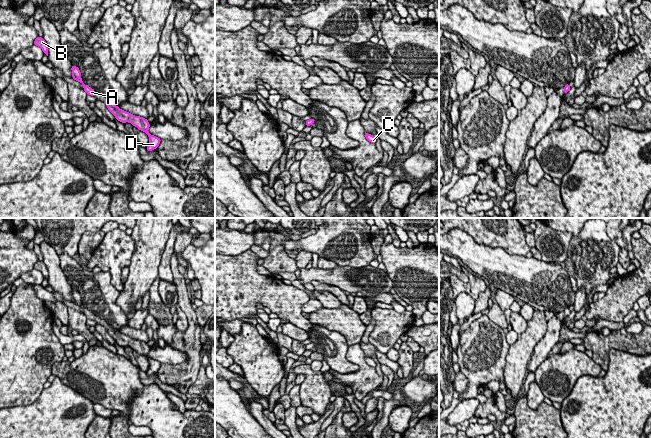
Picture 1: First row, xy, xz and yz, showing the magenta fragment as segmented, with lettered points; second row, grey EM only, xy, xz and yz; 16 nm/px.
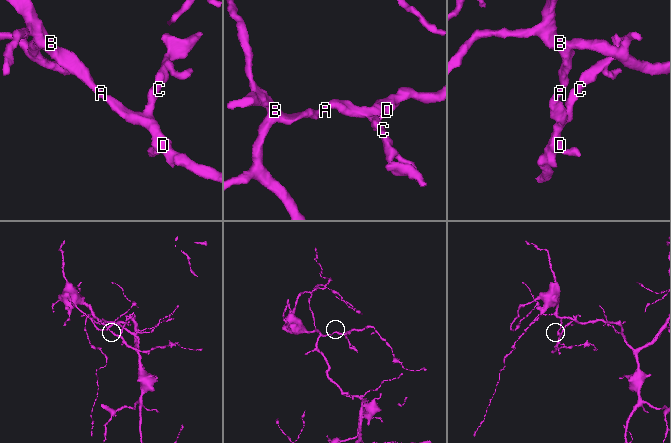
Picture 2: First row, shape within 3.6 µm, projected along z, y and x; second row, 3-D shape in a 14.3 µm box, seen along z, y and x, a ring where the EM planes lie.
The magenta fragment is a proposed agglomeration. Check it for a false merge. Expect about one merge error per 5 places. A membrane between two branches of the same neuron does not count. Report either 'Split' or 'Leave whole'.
Leave whole

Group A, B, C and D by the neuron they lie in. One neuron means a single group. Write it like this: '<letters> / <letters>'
A B C D

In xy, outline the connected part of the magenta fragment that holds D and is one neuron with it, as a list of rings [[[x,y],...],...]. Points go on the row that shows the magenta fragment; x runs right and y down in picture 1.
[[[105,100],[104,103],[106,104],[108,110],[115,116],[115,118],[118,121],[120,121],[122,123],[129,122],[133,126],[137,127],[140,131],[143,131],[148,135],[149,143],[146,148],[148,152],[158,148],[158,146],[161,142],[161,139],[159,137],[151,135],[148,132],[150,123],[148,122],[148,120],[146,118],[143,118],[140,116],[135,116],[129,112],[126,112],[126,111],[120,109],[118,106],[114,105],[110,100]]]

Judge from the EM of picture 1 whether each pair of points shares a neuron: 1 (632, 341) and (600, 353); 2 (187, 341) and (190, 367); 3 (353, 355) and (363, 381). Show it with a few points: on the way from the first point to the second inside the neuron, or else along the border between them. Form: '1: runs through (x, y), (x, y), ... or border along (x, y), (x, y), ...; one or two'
1: runs through (624, 341), (612, 341), (608, 345); one
2: runs through (192, 347), (192, 361); one
3: runs through (359, 361), (363, 365), (363, 375); one

